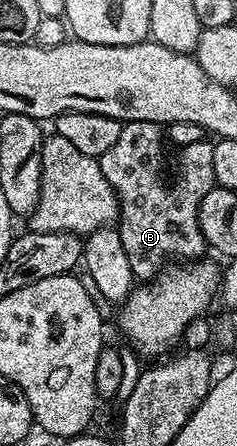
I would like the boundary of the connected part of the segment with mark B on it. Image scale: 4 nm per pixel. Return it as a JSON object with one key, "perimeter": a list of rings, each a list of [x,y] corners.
{"perimeter":[[[127,120],[116,143],[97,157],[104,178],[118,196],[116,227],[120,242],[124,242],[124,254],[128,254],[135,277],[142,282],[153,280],[171,258],[192,261],[208,252],[204,234],[200,234],[198,210],[204,194],[216,187],[212,174],[214,144],[203,138],[181,148],[177,153],[178,177],[169,188],[162,177],[162,140],[164,144],[163,125]]]}

